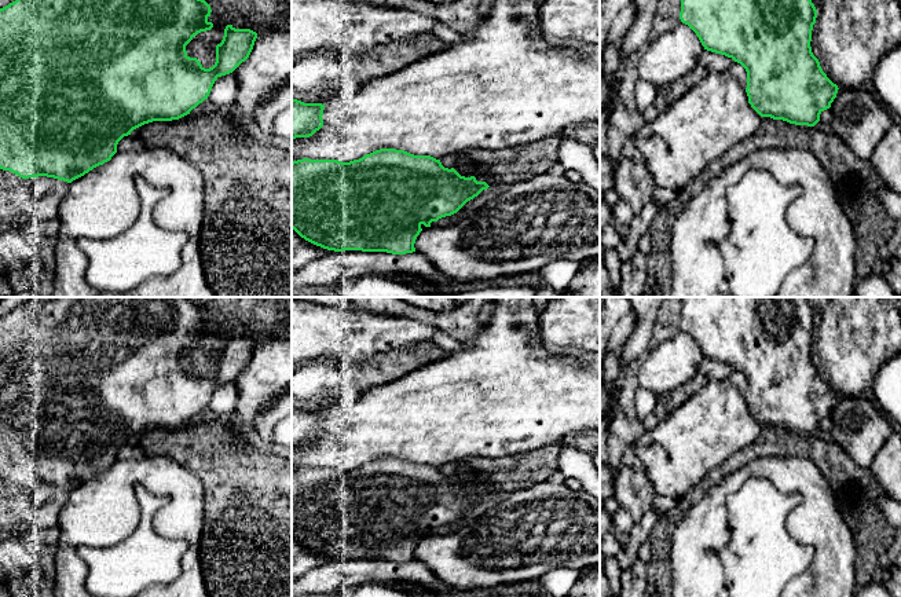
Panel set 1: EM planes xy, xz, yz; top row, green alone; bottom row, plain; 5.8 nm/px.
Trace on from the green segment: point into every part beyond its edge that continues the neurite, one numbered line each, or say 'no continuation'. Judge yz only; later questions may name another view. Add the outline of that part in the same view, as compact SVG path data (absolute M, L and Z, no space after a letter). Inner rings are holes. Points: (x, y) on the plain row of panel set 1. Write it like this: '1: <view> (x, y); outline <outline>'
no continuation

